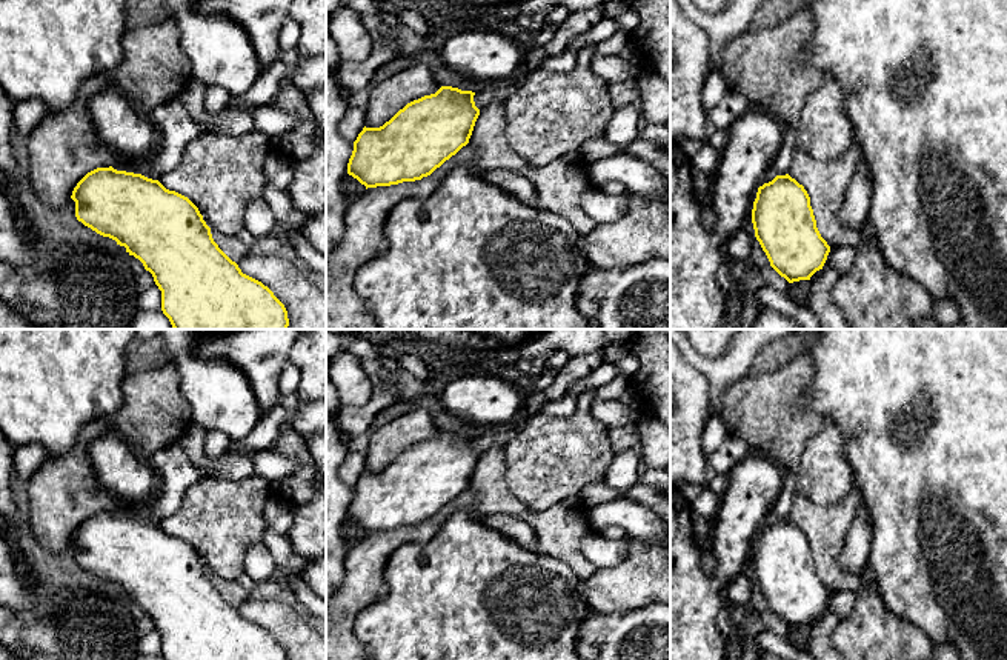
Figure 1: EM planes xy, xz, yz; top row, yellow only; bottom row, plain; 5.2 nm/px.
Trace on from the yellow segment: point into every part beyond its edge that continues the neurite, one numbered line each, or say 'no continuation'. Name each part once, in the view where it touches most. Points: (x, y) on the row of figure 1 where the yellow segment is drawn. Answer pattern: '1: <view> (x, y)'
no continuation

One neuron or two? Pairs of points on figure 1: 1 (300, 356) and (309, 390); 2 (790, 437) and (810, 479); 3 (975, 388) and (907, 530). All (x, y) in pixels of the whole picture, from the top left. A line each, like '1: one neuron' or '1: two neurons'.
1: one neuron
2: two neurons
3: one neuron

